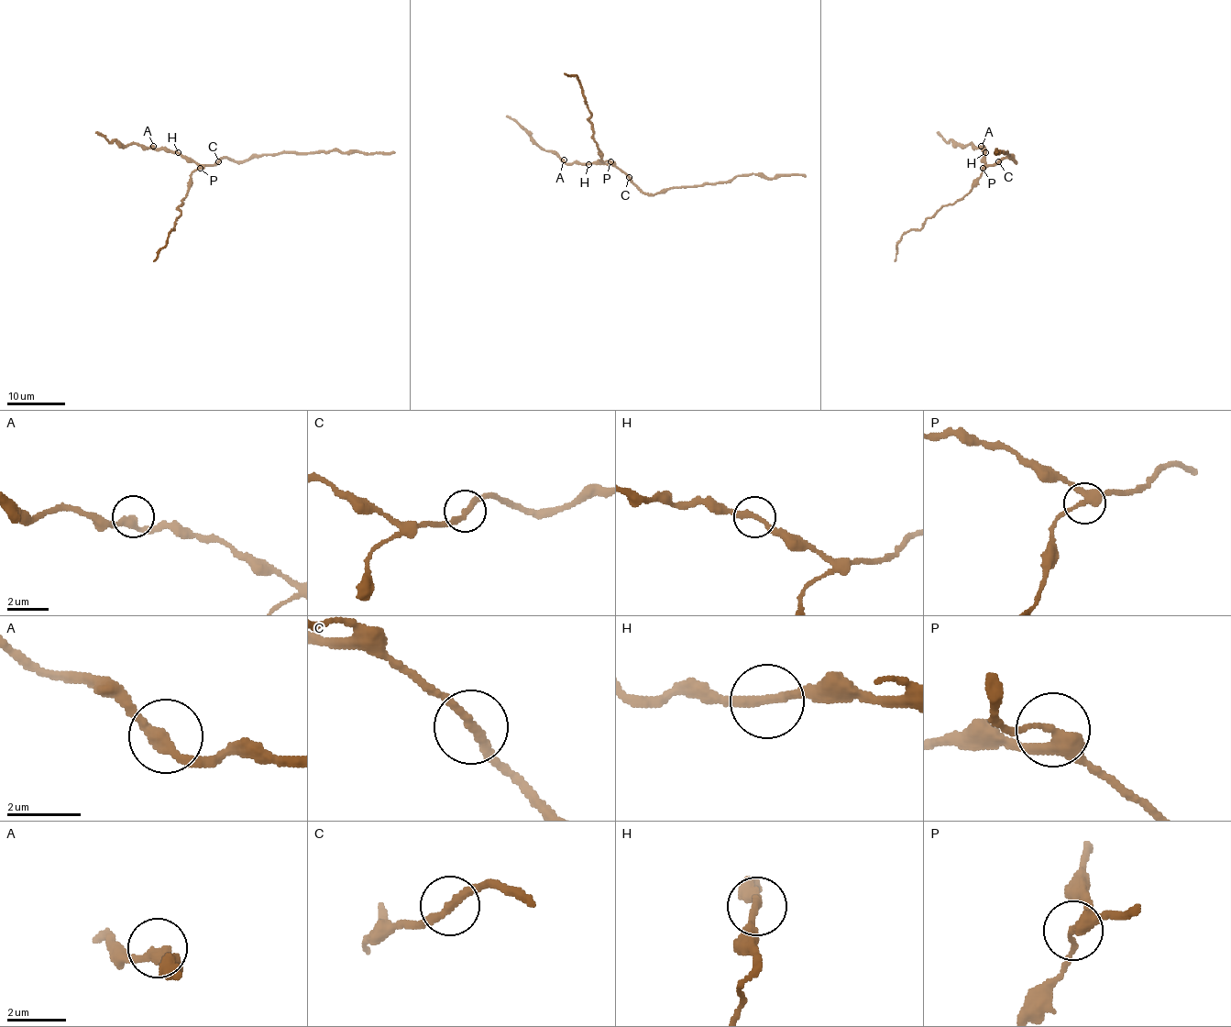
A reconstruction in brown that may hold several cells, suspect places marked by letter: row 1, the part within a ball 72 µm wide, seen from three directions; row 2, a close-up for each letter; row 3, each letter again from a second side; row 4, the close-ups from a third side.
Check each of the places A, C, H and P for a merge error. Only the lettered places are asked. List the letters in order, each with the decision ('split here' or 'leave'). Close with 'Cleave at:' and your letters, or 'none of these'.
A: leave
C: split here
H: leave
P: split here
Cleave at: C, P

